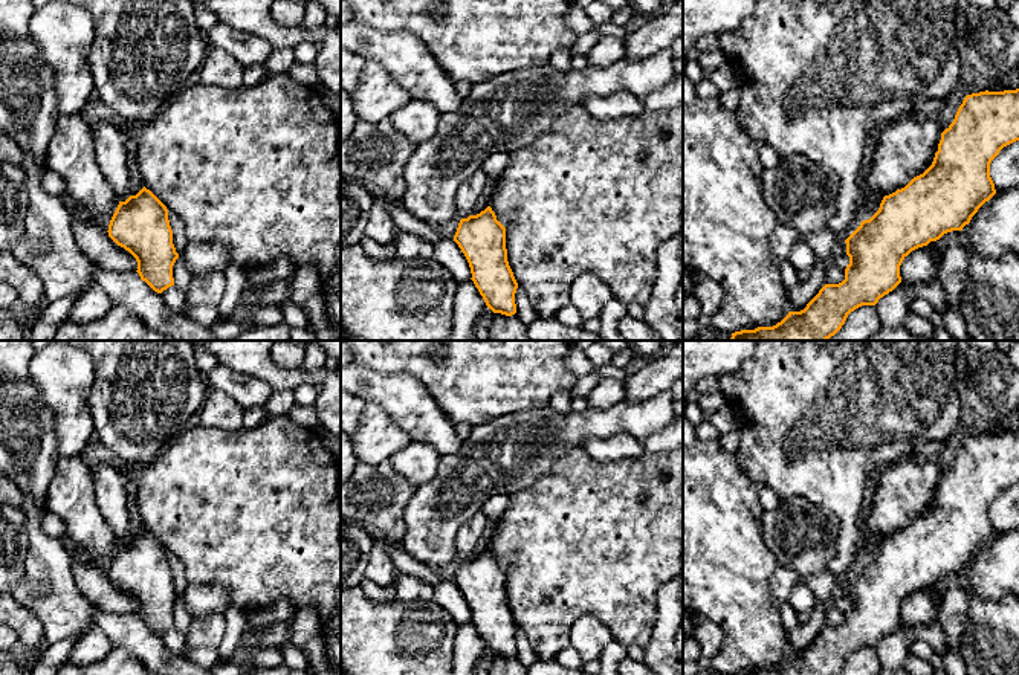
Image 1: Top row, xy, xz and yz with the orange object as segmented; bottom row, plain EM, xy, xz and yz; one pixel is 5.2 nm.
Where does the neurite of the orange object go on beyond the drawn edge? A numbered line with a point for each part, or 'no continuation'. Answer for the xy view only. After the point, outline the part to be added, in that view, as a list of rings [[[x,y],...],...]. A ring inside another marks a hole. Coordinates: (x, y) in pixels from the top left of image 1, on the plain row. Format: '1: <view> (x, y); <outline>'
1: xy (258, 510); [[[289,414],[269,417],[254,429],[226,432],[223,429],[196,425],[182,431],[174,441],[141,469],[136,507],[147,531],[185,567],[188,583],[220,583],[229,588],[231,603],[246,614],[266,608],[278,600],[290,600],[295,608],[313,606],[321,620],[325,652],[330,667],[341,675],[341,484],[339,464],[335,454],[324,444],[319,431],[309,431],[295,423]]]

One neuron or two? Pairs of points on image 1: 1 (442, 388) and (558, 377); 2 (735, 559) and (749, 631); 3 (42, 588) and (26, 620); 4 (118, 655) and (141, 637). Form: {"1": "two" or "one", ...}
{"1": "one", "2": "one", "3": "two", "4": "two"}

